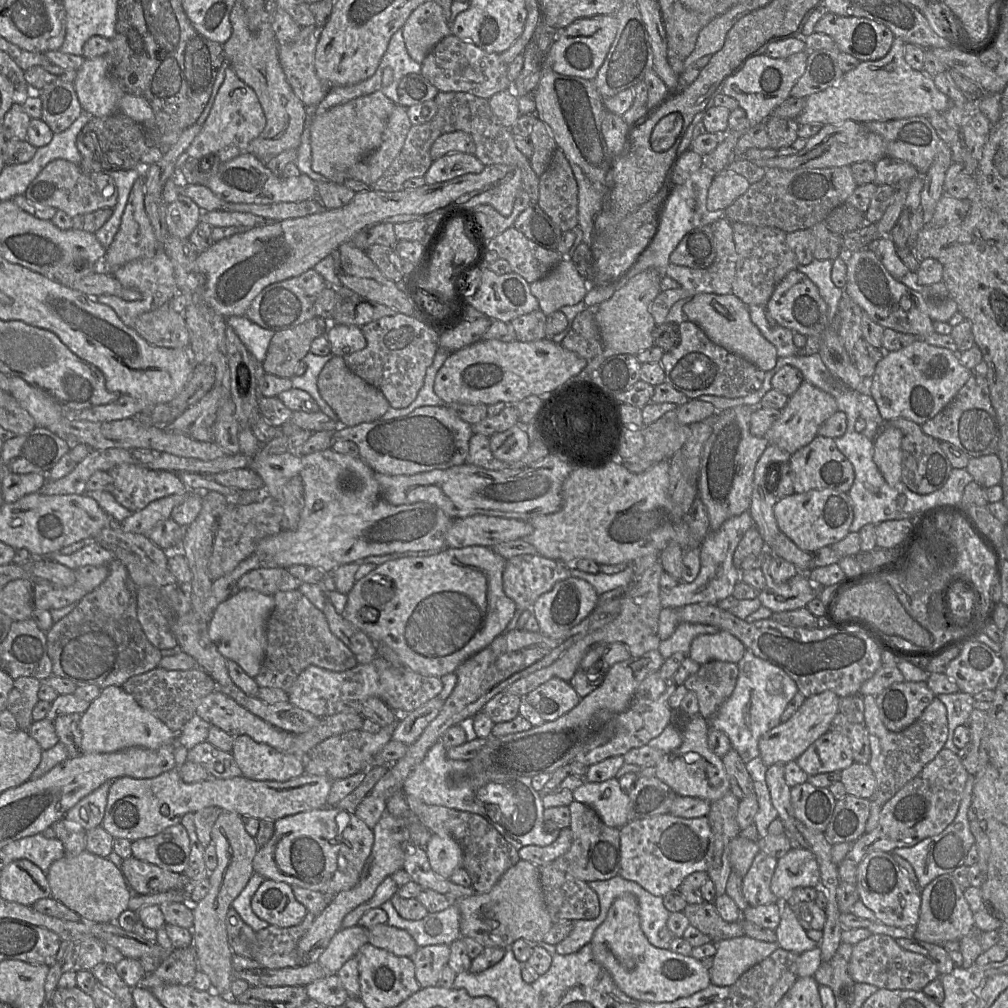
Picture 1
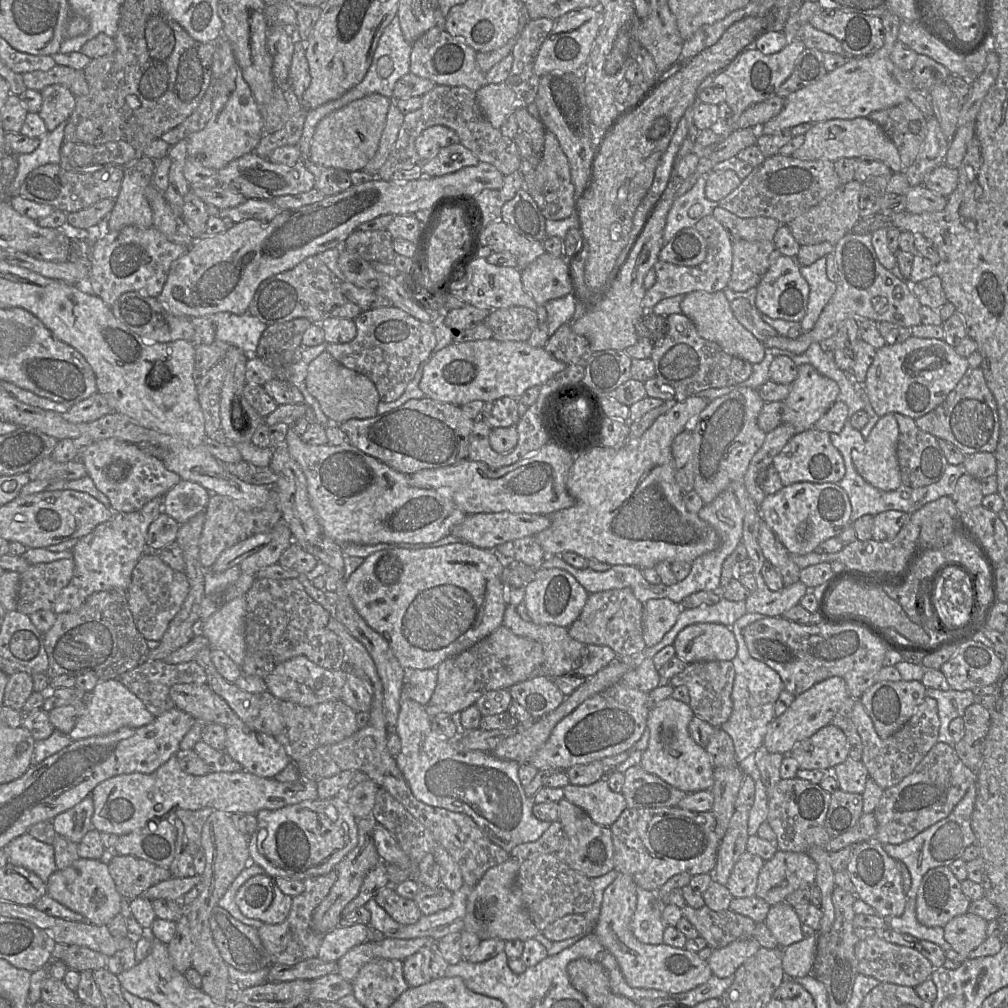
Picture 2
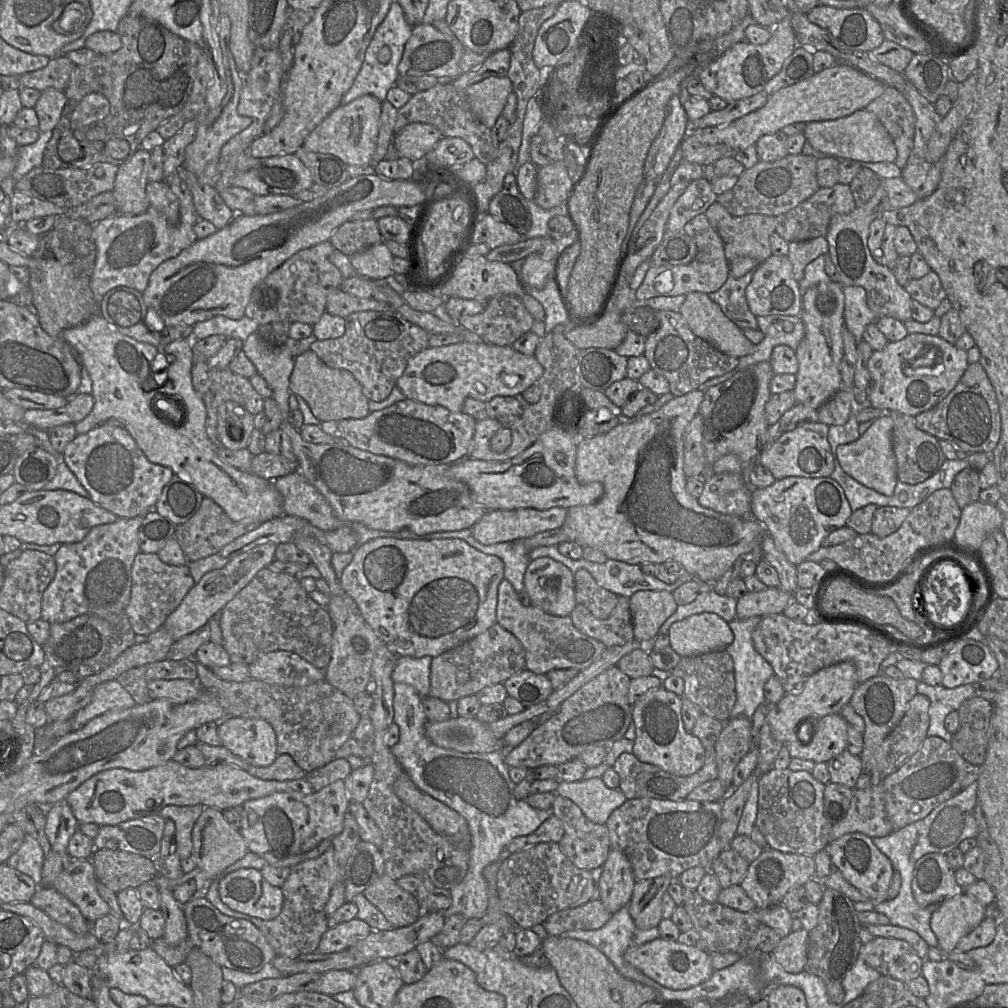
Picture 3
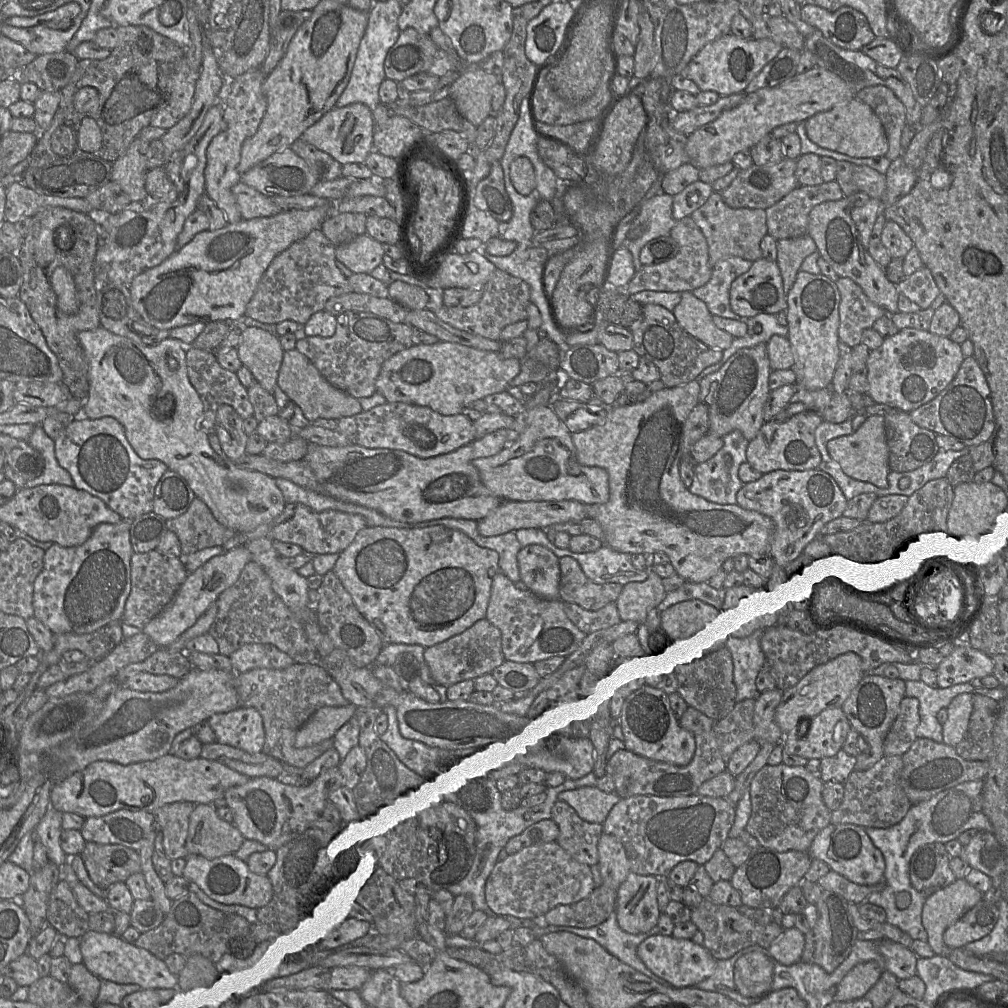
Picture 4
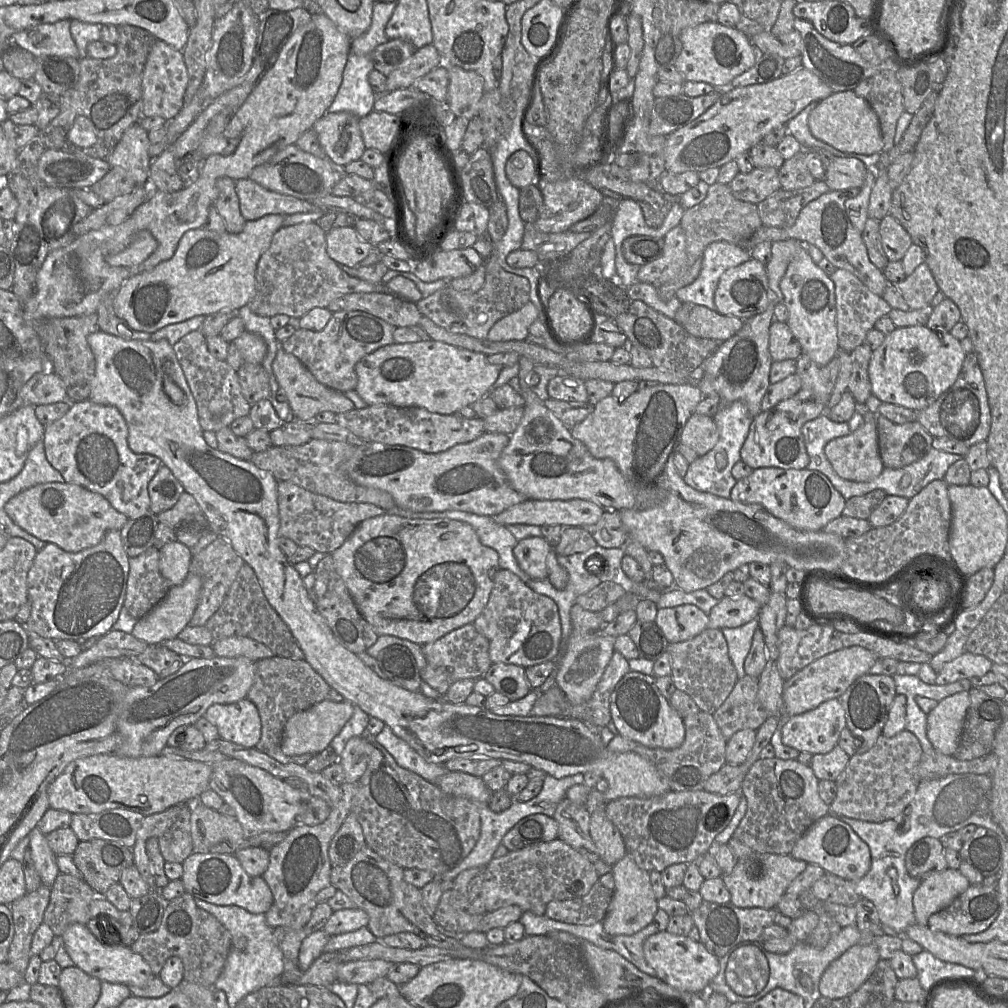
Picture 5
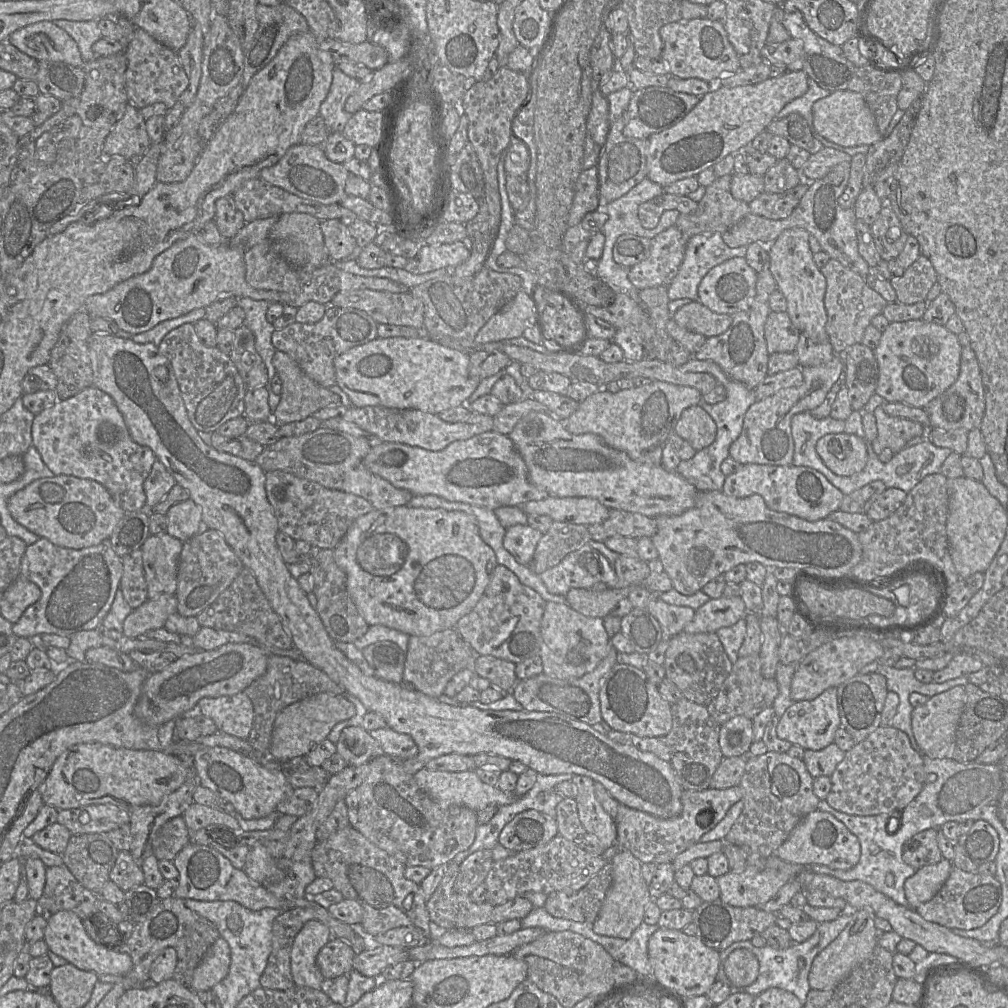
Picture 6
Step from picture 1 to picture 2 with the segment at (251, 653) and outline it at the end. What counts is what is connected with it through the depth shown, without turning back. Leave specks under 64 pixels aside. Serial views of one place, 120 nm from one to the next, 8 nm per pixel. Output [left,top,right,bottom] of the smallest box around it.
[201,595,246,668]

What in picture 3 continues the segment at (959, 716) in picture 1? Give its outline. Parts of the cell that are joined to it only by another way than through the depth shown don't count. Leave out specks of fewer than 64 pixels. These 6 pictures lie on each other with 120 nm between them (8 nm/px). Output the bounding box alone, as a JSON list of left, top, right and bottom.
[917,681,974,742]

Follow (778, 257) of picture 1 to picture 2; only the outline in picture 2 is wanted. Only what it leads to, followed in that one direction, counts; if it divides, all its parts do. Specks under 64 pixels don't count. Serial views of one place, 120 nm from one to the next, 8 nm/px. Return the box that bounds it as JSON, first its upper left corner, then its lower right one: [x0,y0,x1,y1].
[728,241,781,292]

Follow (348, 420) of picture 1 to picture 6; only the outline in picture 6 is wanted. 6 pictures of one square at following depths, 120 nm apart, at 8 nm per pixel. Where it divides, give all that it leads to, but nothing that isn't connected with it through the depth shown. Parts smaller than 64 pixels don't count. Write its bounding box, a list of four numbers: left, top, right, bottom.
[271,350,342,426]

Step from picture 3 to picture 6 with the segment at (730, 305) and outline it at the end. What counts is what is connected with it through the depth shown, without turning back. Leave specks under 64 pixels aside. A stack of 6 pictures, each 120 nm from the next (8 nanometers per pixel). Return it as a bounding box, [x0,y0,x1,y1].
[667,232,746,301]

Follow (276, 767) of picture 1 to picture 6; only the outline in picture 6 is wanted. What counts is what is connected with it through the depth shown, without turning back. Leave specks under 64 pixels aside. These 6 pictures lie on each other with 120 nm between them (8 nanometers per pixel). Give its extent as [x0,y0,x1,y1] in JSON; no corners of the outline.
[194,692,253,740]

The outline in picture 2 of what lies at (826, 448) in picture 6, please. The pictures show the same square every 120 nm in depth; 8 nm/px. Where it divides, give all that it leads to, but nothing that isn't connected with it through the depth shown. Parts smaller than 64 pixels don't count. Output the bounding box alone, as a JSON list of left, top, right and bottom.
[851,414,902,491]

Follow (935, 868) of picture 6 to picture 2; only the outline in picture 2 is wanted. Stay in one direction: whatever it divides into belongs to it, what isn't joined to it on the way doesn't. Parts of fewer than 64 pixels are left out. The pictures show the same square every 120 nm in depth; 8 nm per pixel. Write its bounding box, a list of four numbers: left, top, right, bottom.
[944,912,987,969]

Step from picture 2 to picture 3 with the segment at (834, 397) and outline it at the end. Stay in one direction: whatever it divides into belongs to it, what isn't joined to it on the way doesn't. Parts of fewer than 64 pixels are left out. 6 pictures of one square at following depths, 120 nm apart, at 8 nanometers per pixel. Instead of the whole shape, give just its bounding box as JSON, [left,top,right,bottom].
[792,283,844,410]

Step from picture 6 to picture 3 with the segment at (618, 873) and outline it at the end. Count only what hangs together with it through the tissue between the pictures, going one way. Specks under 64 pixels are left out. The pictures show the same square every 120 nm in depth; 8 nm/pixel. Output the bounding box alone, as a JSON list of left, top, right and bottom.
[627,876,678,930]

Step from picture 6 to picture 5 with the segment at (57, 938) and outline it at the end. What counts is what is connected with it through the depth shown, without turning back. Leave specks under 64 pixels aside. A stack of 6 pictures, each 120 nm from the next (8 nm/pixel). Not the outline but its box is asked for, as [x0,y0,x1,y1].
[60,923,153,986]

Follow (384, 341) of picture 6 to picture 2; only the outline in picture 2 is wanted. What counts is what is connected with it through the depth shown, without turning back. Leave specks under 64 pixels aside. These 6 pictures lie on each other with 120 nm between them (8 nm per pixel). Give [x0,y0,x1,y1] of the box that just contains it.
[419,338,566,406]

